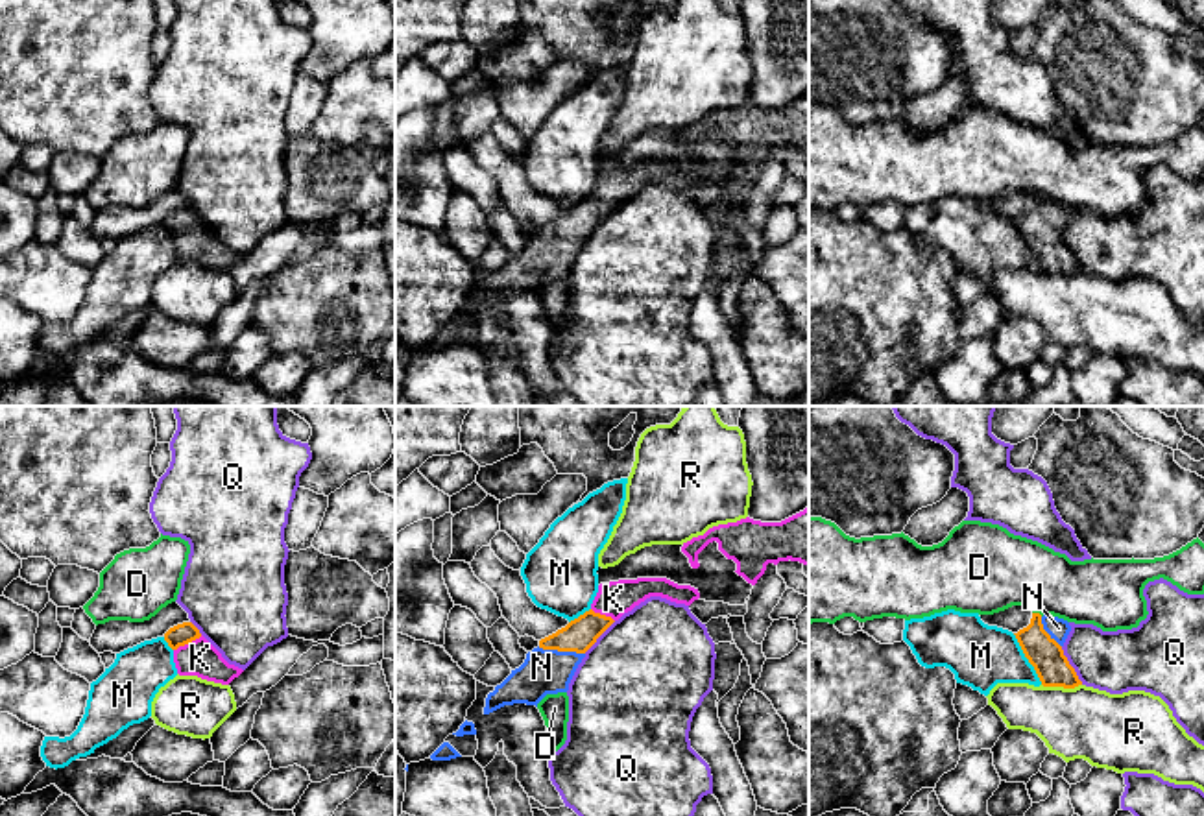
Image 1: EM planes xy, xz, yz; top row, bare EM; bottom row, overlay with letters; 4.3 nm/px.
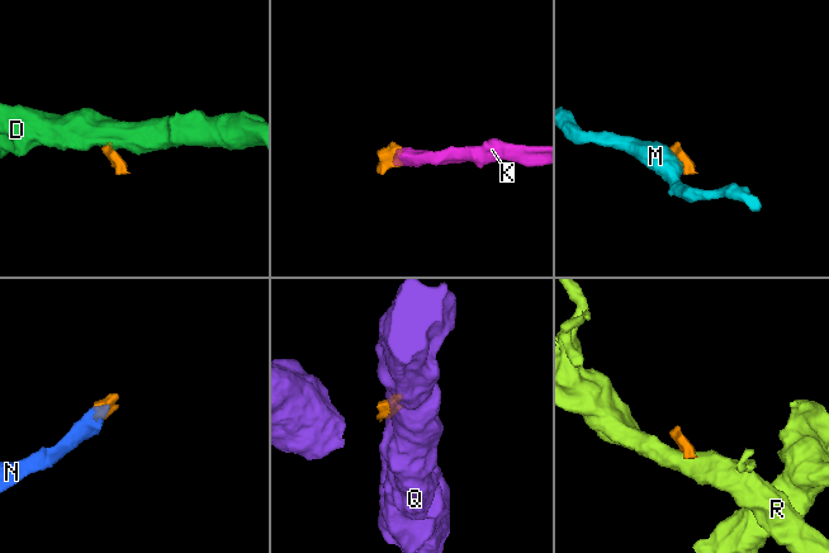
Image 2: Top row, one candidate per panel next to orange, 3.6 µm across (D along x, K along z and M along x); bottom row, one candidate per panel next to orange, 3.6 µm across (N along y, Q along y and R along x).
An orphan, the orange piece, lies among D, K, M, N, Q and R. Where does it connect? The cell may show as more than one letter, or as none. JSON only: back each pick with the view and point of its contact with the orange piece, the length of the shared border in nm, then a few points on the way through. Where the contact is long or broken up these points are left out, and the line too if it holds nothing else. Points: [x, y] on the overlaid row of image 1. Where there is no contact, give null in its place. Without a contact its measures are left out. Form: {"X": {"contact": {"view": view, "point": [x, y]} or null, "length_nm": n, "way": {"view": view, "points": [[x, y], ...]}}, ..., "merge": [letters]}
{"K": {"contact": {"view": "xy", "point": [187, 643]}, "length_nm": 140, "way": {"view": "xy", "points": [[181, 634], [187, 643], [200, 658]]}}, "N": {"contact": {"view": "xz", "point": [562, 650]}, "length_nm": 220, "way": {"view": "xz", "points": [[578, 636], [562, 650], [543, 672]]}}, "merge": ["K", "N"]}

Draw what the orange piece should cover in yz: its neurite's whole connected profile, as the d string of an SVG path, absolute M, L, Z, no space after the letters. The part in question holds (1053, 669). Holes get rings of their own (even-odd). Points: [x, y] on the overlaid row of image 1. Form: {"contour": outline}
{"contour": "M1032 613L1030 624L1014 633L1043 687L1075 689L1082 685L1062 650L1069 631L1067 620Z"}

